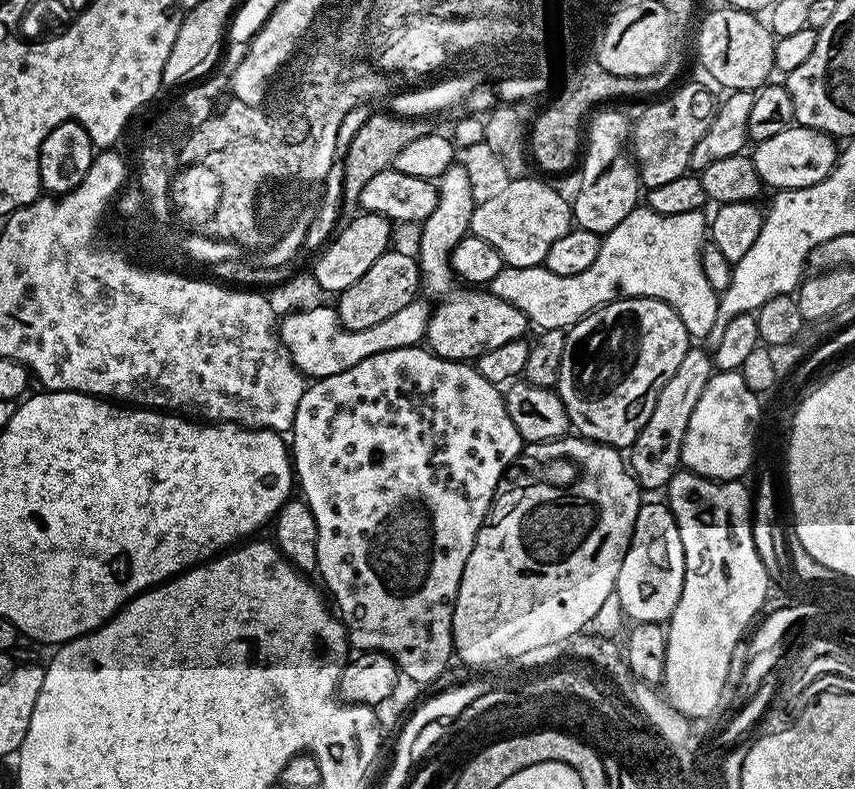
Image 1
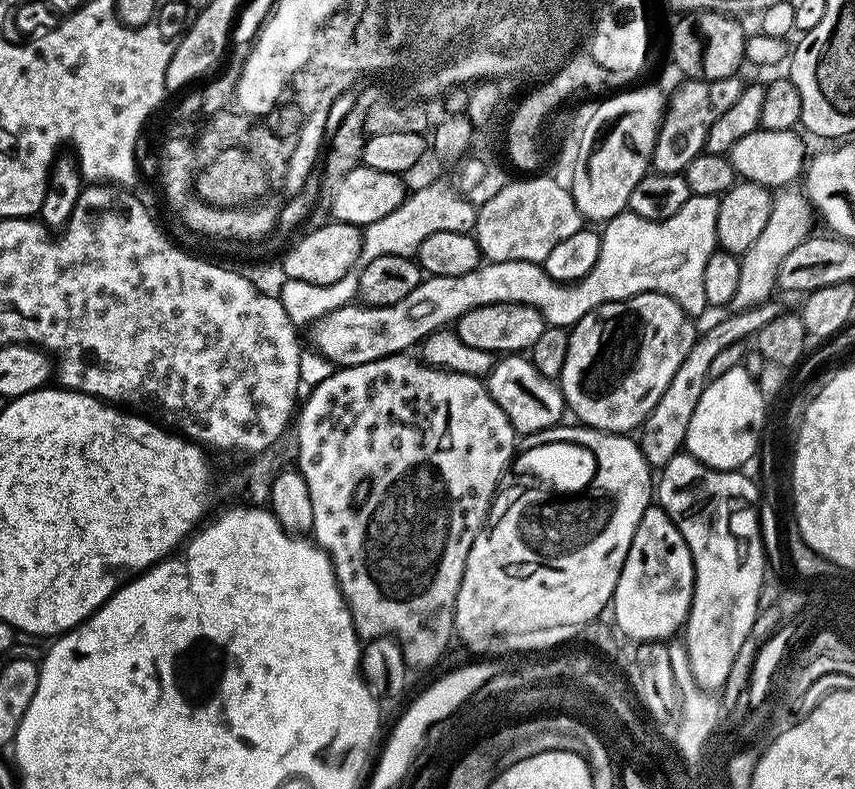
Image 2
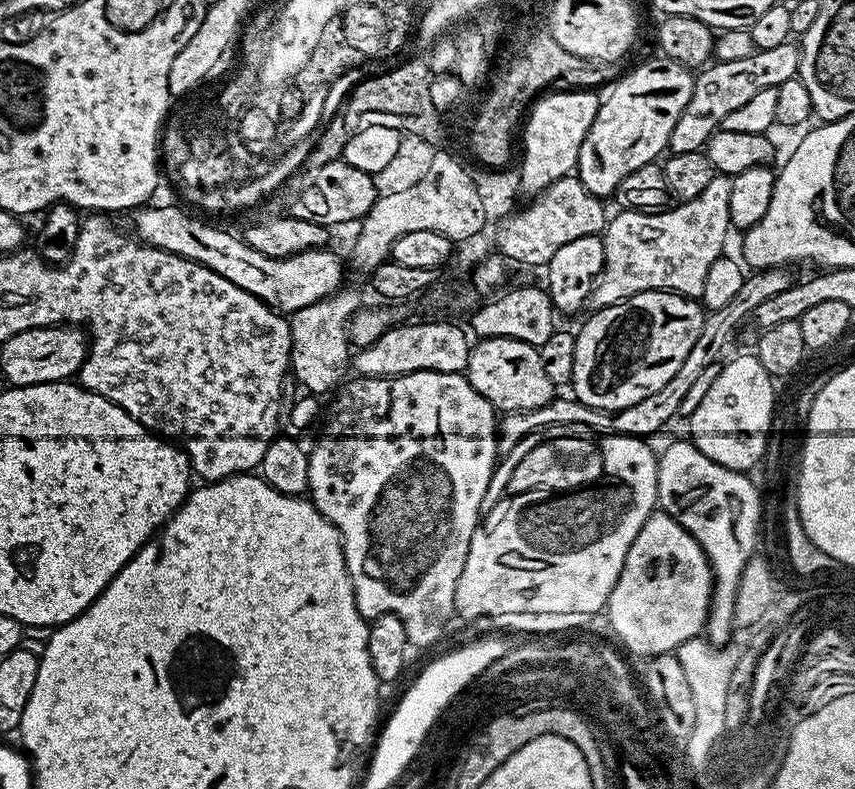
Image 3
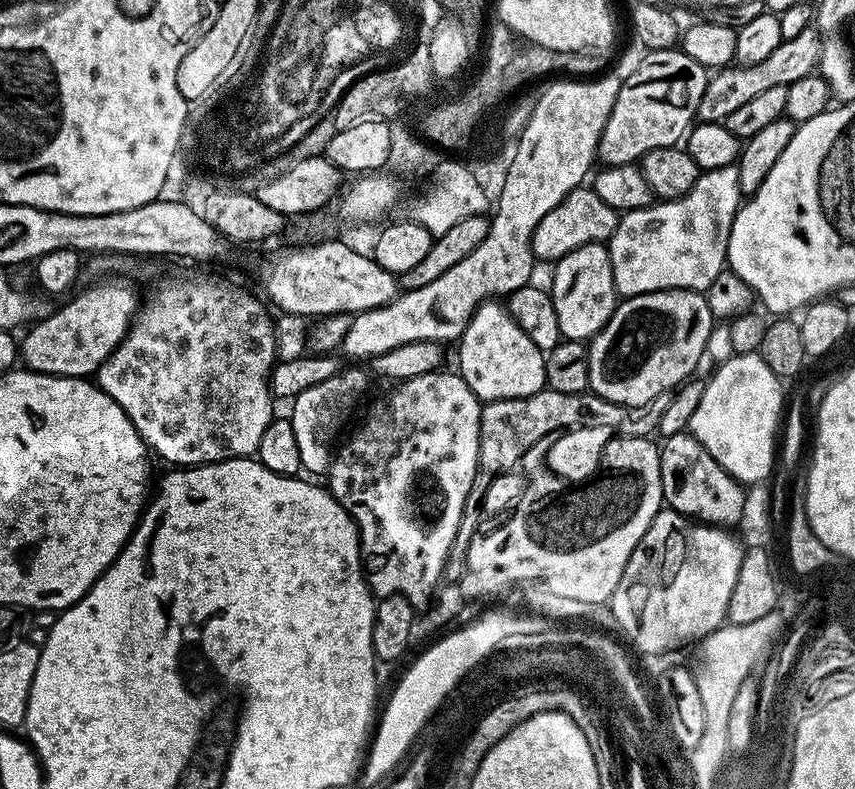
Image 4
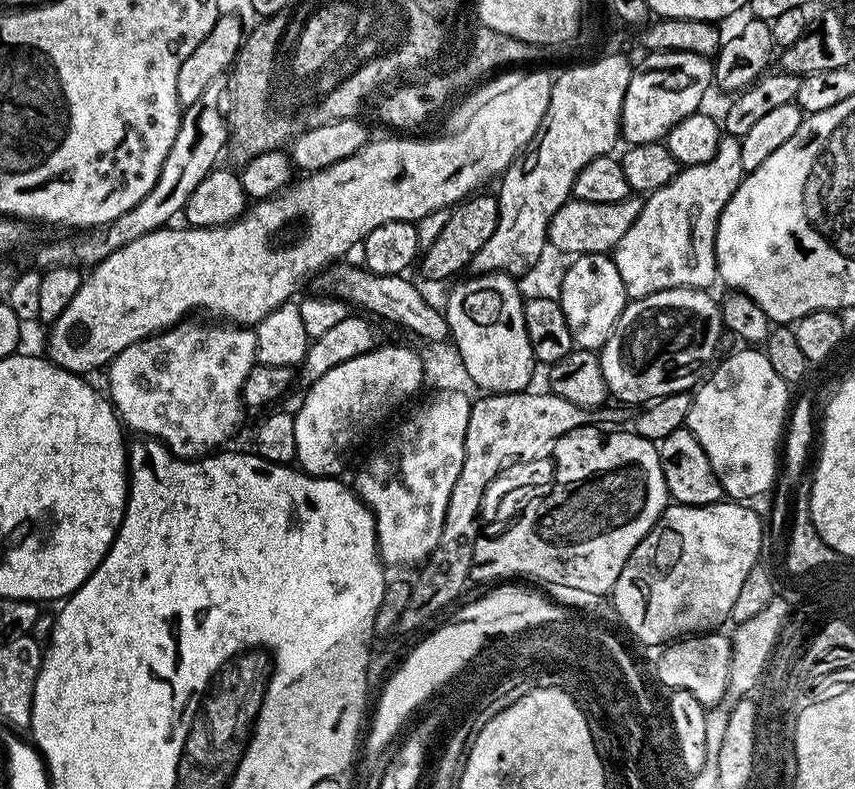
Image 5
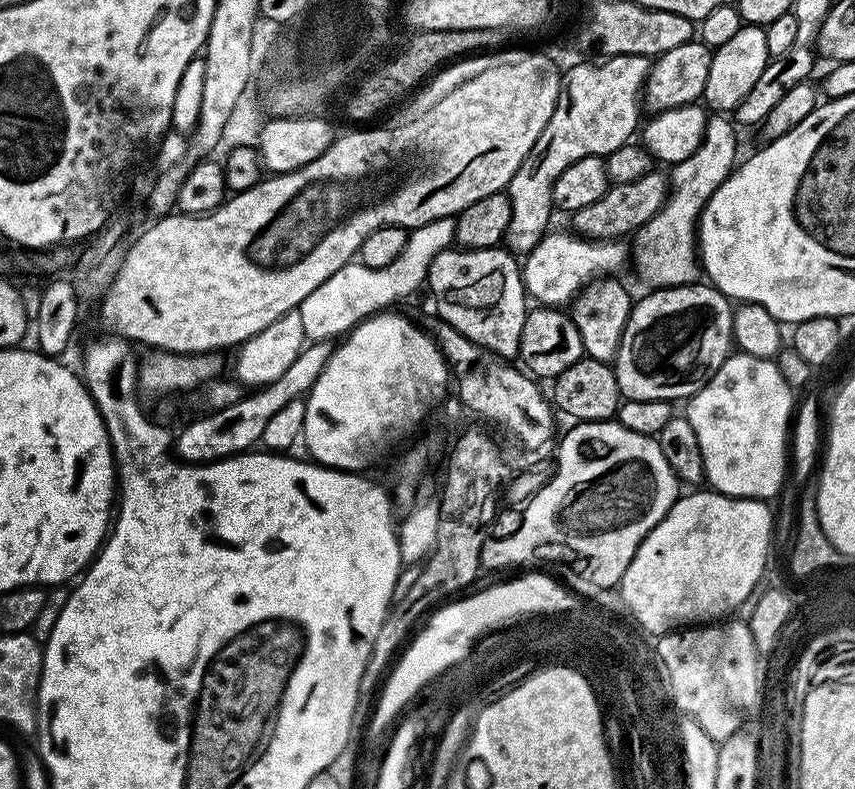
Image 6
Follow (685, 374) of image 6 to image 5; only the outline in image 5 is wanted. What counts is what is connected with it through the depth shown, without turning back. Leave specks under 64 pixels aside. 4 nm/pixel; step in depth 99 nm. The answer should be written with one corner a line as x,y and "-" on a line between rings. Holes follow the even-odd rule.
667,288
649,296
629,299
610,338
598,353
606,386
615,399
617,396
625,400
620,401
625,405
643,405
662,396
695,389
701,383
713,363
712,355
720,344
720,332
724,328
717,297
712,297
712,294
711,291
698,288

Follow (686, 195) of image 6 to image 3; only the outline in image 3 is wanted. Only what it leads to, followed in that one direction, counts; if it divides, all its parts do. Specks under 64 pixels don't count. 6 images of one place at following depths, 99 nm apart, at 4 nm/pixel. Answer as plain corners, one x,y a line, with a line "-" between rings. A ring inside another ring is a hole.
723,174
713,175
712,181
698,194
698,198
669,206
662,212
617,211
616,217
607,221
602,233
604,242
604,269
588,295
593,309
608,308
619,300
630,298
639,292
678,292
681,296
698,298
706,282
706,270
725,251
724,243
730,233
730,186
731,179

